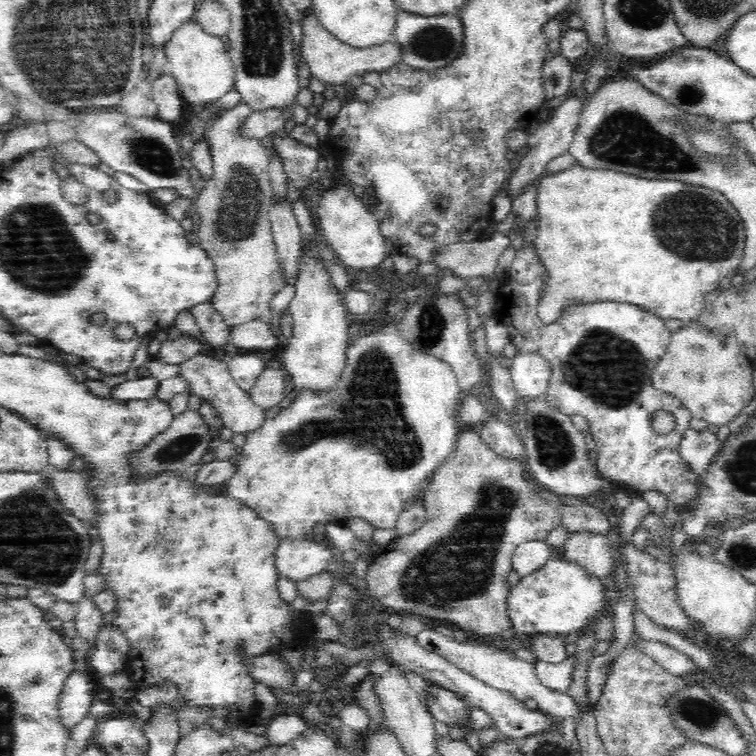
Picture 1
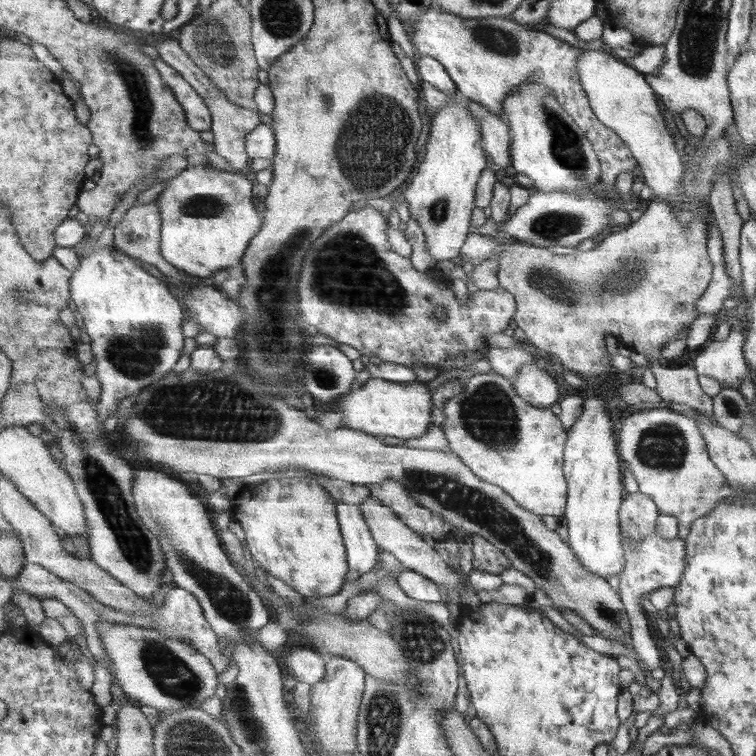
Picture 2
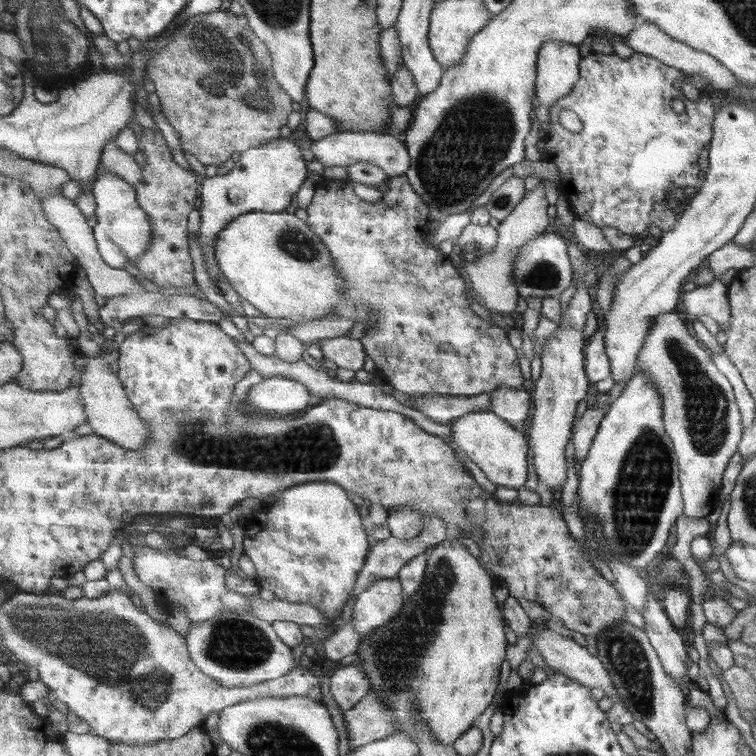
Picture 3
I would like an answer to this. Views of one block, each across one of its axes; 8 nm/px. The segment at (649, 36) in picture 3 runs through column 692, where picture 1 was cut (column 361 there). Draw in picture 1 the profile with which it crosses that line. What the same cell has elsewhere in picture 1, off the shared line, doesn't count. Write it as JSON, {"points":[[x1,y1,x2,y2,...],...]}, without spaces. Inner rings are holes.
{"points":[[311,9,307,11,306,17,303,19,303,36,300,40,299,52,302,60,306,61,312,77,317,78,328,88,338,91,341,89,341,85,346,84,355,74,364,75,372,71,386,70,396,63,400,63,400,45,396,44,394,40,381,45,354,48,330,34,314,17]]}

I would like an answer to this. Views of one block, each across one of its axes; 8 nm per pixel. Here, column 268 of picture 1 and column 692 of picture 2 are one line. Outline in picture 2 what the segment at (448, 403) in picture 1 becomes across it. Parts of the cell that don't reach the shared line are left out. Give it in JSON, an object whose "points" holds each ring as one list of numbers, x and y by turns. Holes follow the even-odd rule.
{"points":[[667,408,636,411,620,419,616,451,631,470,639,492,649,496,658,512,677,519,677,539,683,540,692,522,705,516,726,497,735,498,723,475,709,460,703,437,693,419]]}

